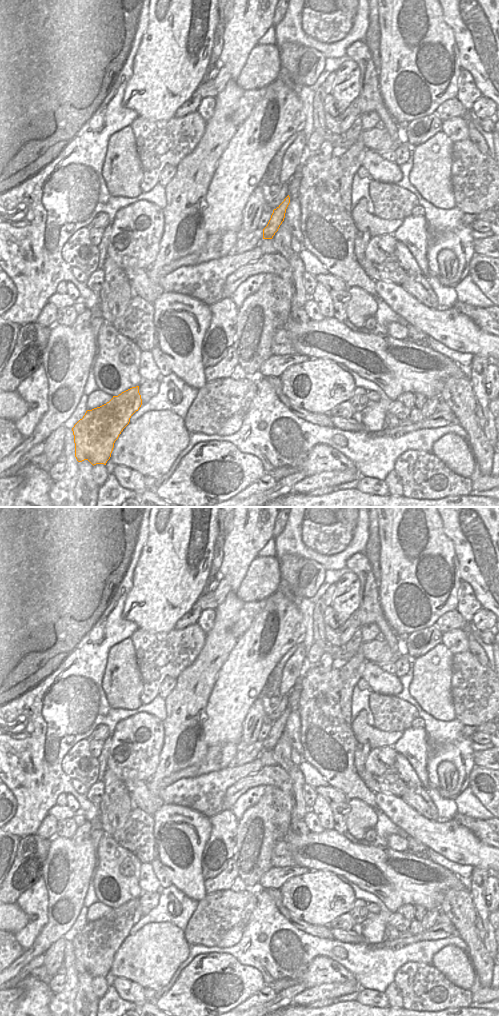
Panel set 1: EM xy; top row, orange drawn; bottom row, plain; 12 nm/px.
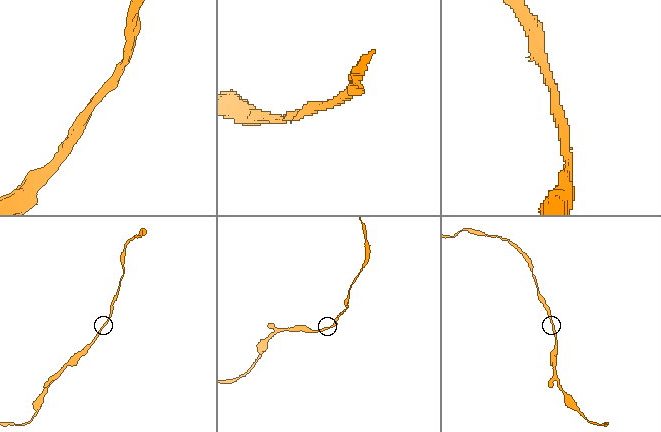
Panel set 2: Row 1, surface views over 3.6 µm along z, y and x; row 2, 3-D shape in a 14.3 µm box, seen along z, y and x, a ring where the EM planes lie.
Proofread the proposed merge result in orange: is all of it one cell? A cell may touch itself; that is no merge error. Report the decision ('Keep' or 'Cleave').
Keep

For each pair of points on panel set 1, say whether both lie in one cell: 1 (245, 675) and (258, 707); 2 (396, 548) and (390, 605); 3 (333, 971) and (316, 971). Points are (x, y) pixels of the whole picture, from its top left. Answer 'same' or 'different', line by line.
1: different
2: same
3: same

